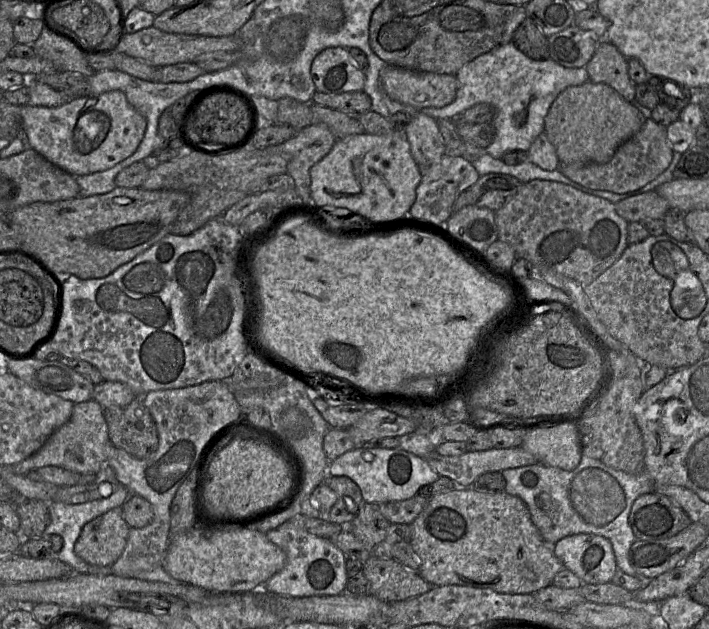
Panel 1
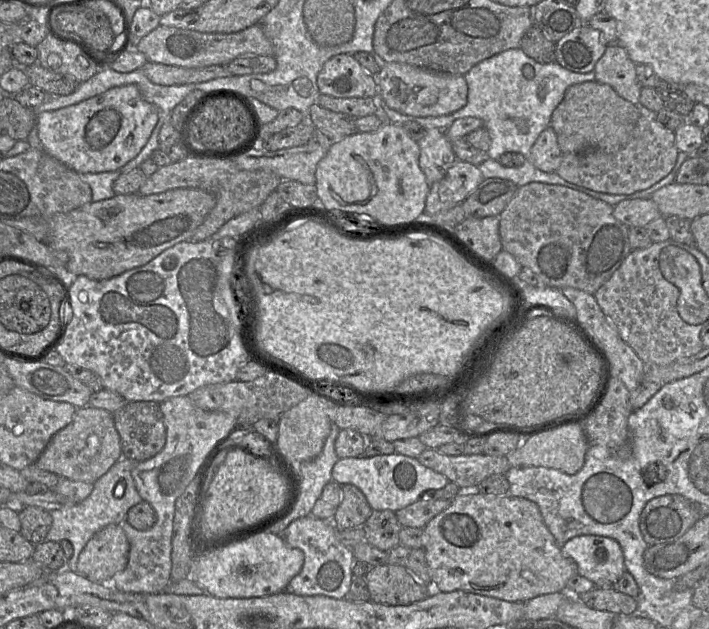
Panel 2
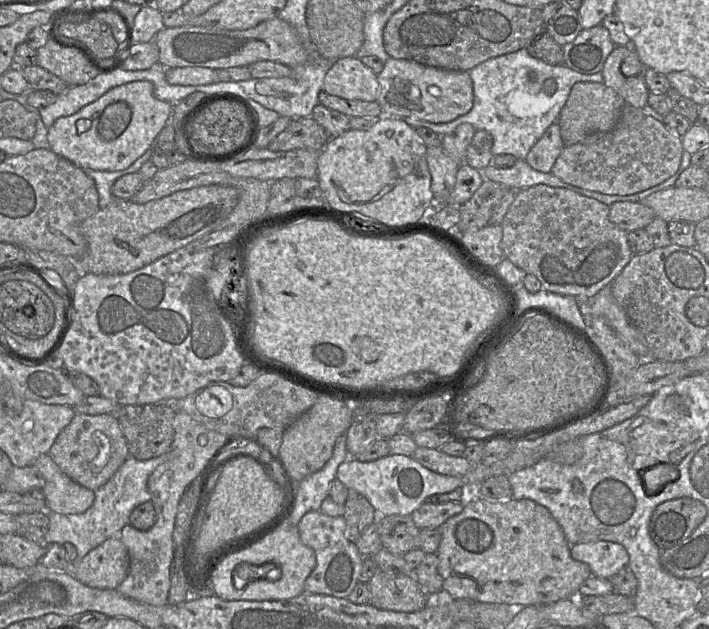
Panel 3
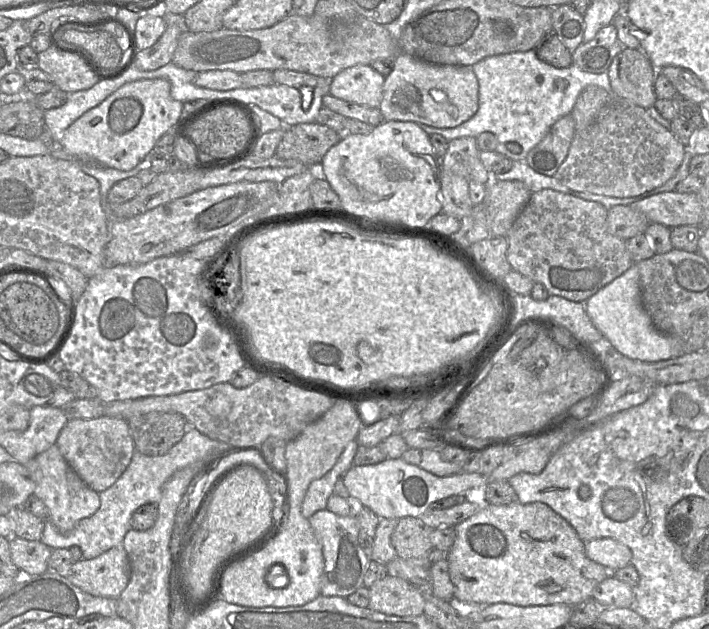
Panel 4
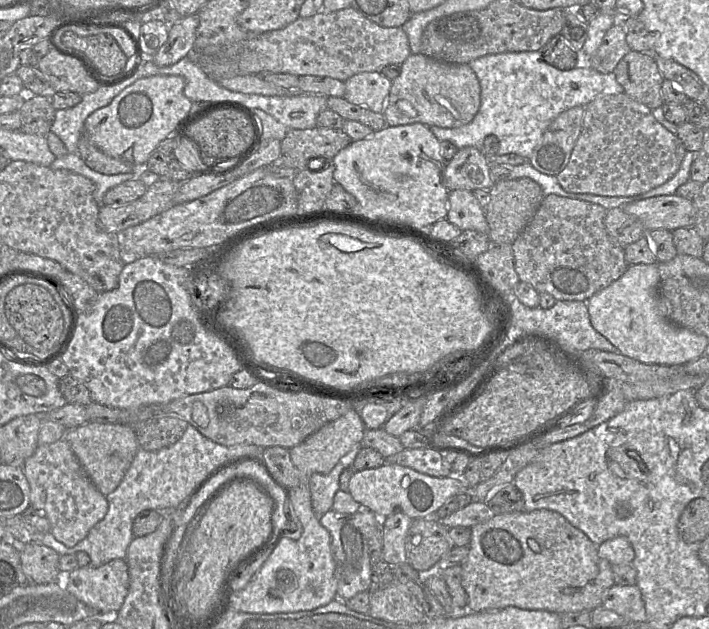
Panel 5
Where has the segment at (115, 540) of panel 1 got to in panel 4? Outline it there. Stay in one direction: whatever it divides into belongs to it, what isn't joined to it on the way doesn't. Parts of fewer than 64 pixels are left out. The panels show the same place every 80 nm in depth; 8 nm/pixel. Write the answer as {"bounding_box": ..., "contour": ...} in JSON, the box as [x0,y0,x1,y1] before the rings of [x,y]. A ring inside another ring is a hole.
{"bounding_box":[65,546,130,599],"contour":[[[115,546],[90,560],[74,562],[65,577],[93,596],[118,599],[130,580],[130,563],[123,546]]]}

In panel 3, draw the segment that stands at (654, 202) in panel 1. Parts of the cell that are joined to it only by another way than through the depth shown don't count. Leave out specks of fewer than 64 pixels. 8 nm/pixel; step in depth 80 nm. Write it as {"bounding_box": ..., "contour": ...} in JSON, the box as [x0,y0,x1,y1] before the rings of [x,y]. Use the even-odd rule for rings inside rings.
{"bounding_box":[609,202,656,232],"contour":[[[615,202],[609,208],[609,220],[626,232],[645,228],[656,217],[641,202]]]}

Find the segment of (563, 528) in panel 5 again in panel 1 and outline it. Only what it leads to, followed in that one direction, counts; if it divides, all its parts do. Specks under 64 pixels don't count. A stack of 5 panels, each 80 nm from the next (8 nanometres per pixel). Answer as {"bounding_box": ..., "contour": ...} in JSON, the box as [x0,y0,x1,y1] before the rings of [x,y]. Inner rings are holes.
{"bounding_box":[409,487,566,595],"contour":[[[468,487],[437,494],[410,526],[409,544],[420,559],[419,573],[431,586],[461,585],[534,595],[552,585],[555,575],[566,568],[534,525],[525,502],[504,491],[487,493]]]}

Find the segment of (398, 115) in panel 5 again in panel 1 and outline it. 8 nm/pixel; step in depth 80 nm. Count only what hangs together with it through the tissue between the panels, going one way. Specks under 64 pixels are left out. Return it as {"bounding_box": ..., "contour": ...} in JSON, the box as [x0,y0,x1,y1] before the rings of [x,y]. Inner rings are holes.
{"bounding_box":[381,65,457,109],"contour":[[[387,65],[381,70],[383,87],[390,99],[416,109],[441,108],[457,95],[455,75],[415,71]]]}

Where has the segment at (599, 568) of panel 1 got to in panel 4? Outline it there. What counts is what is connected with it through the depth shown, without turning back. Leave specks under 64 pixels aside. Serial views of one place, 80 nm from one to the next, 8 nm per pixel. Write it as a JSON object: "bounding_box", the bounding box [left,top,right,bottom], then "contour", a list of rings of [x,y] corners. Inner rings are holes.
{"bounding_box":[585,538,632,572],"contour":[[[610,538],[585,543],[585,553],[589,559],[606,567],[610,572],[626,567],[632,560],[631,550],[626,545]]]}

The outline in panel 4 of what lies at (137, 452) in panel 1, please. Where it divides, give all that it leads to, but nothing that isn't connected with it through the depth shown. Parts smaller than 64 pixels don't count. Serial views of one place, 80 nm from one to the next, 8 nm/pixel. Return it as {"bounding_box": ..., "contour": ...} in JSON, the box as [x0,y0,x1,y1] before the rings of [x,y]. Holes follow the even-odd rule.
{"bounding_box":[127,412,187,456],"contour":[[[151,412],[127,420],[135,451],[146,456],[168,452],[187,430],[186,420],[177,413]]]}

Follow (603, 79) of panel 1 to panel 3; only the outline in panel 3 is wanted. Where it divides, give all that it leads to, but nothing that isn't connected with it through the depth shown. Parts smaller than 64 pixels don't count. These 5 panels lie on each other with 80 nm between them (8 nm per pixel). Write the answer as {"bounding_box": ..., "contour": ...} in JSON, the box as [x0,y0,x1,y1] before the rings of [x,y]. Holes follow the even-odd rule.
{"bounding_box":[603,45,649,108],"contour":[[[632,45],[615,46],[607,57],[603,69],[603,83],[612,88],[625,101],[636,108],[648,102],[649,89],[645,81],[645,66]]]}

